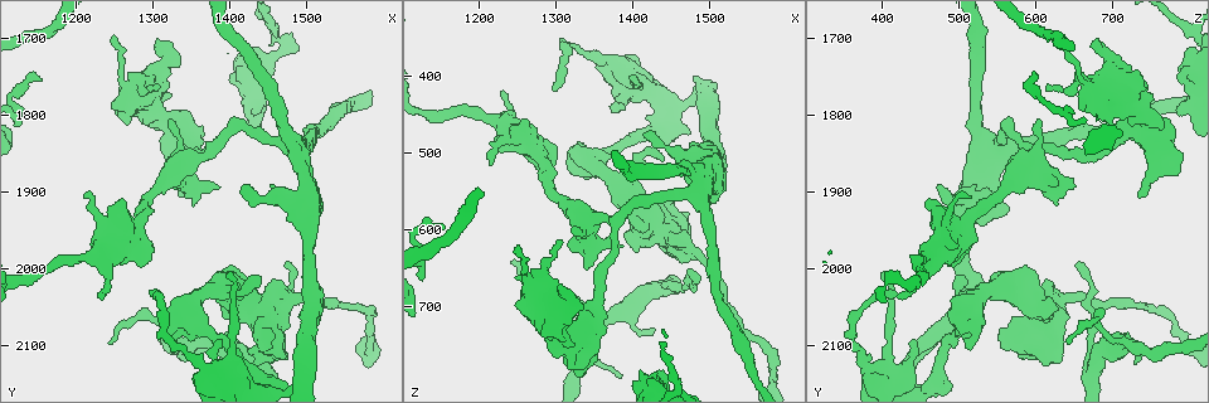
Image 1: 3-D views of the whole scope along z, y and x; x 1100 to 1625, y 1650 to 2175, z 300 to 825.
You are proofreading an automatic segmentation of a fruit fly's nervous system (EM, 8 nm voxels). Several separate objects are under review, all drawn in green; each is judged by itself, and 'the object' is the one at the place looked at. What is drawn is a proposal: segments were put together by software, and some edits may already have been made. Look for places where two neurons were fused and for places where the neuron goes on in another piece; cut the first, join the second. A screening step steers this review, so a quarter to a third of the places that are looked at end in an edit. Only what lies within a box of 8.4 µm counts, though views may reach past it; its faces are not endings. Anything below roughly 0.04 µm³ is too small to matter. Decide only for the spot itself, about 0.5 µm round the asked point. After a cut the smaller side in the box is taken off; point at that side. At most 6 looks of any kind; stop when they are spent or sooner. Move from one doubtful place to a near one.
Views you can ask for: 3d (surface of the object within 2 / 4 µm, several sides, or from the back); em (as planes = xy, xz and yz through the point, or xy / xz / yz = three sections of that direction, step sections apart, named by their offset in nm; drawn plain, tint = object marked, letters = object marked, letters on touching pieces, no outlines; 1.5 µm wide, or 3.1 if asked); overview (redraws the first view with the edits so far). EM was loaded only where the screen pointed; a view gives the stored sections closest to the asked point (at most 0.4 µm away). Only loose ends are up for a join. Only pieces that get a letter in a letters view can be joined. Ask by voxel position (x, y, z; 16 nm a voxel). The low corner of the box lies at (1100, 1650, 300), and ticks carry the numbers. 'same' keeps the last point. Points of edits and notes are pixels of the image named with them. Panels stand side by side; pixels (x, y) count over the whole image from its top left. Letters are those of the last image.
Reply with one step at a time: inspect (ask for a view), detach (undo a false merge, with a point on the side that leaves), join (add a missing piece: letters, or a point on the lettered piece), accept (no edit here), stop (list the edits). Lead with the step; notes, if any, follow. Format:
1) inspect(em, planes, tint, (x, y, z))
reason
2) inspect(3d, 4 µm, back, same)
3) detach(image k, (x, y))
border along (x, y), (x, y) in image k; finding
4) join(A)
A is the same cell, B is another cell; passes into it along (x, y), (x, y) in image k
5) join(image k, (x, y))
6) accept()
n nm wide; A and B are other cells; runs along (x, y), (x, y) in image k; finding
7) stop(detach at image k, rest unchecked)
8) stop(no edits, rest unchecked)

inspect(3d, 4 µm, (1425, 2120, 730))

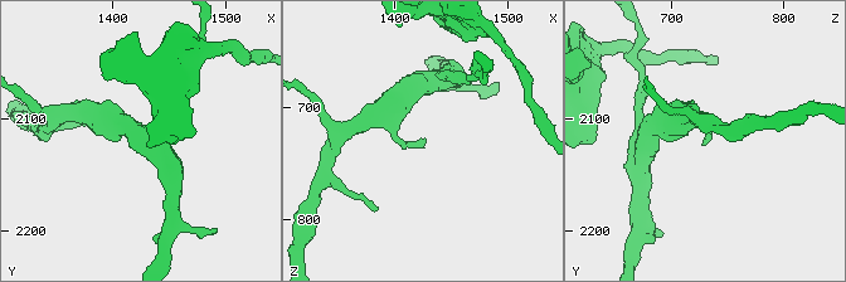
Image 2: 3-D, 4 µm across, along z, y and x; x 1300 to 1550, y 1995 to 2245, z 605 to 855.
inspect(em, planes, tint, (1428, 2122, 728))

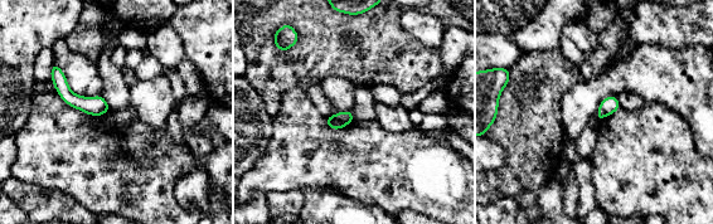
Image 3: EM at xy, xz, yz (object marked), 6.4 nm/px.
inspect(em, planes, letters, same)
see the neighbours

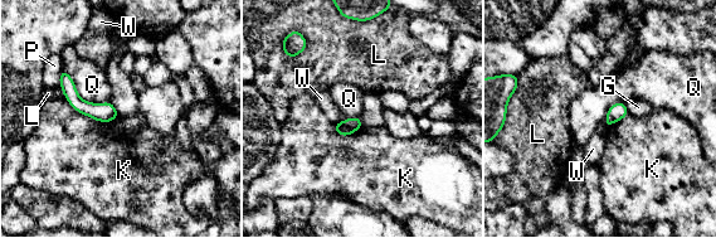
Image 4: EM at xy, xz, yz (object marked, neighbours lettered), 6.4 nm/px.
accept()
G, K, L, P, Q and W are other cells; runs along (63, 79), (84, 107), (113, 115) in image 4; no lettered piece goes on from it

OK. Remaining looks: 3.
inspect(3d, 4 µm, (1265, 1810, 705))
branch stops here

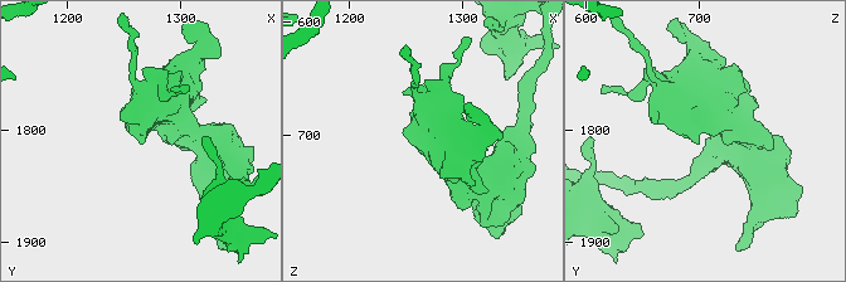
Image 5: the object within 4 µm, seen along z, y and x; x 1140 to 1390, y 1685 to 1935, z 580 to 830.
inspect(em, planes, letters, (1264, 1812, 702))

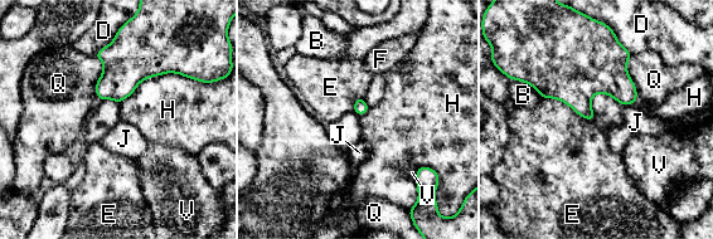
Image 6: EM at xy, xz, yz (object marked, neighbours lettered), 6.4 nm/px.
accept()
B, D, E, F, H, J, Q and V are other cells; border along (192, 78), (148, 77), (120, 103) in image 6; none of them fits

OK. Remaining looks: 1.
stop(no edits, rest unchecked)

